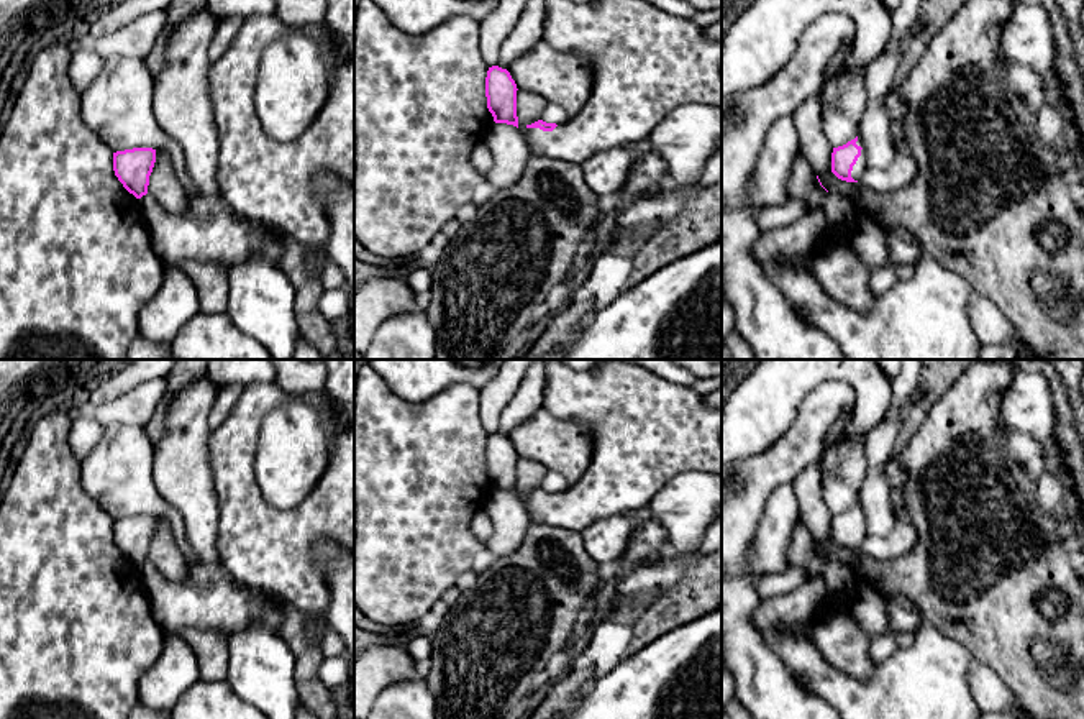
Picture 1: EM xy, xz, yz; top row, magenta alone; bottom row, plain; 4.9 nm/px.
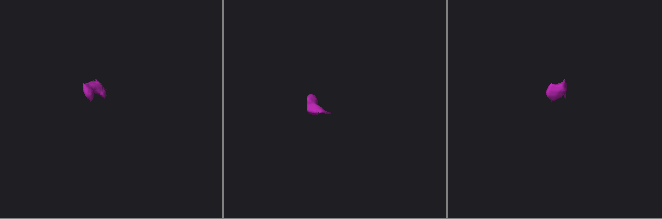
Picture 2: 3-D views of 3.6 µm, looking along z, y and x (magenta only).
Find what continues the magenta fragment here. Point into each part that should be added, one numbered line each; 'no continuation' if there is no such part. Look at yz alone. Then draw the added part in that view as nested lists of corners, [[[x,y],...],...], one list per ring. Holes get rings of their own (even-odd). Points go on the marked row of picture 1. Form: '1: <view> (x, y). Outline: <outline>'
1: yz (860, 168). Outline: [[[858,135],[856,144],[861,146],[863,149],[861,149],[861,156],[858,158],[856,164],[853,166],[851,177],[854,181],[859,181],[866,174],[866,171],[869,169],[869,166],[868,166],[863,140],[861,140],[859,135]]]

